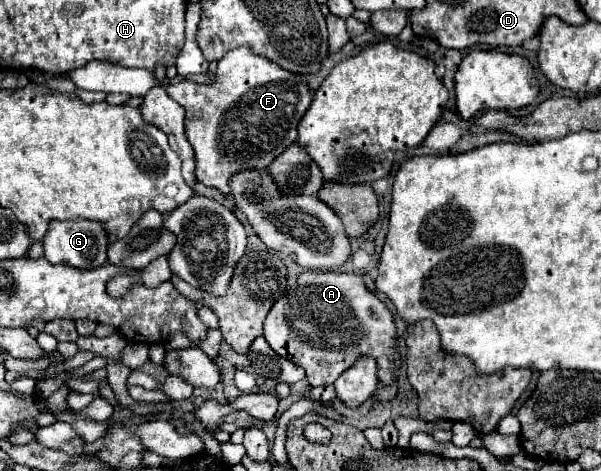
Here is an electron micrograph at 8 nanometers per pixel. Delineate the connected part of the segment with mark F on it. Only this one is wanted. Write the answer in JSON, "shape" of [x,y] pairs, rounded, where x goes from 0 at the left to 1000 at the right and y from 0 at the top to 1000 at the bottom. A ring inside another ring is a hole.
{"shape":[[[413,96],[379,108],[363,130],[363,176],[296,176],[280,189],[280,202],[309,231],[309,291],[326,325],[329,384],[366,401],[379,418],[379,376],[403,359],[443,359],[479,308],[496,295],[496,261],[519,219],[519,197],[506,159],[483,155],[446,121],[426,117]]]}

